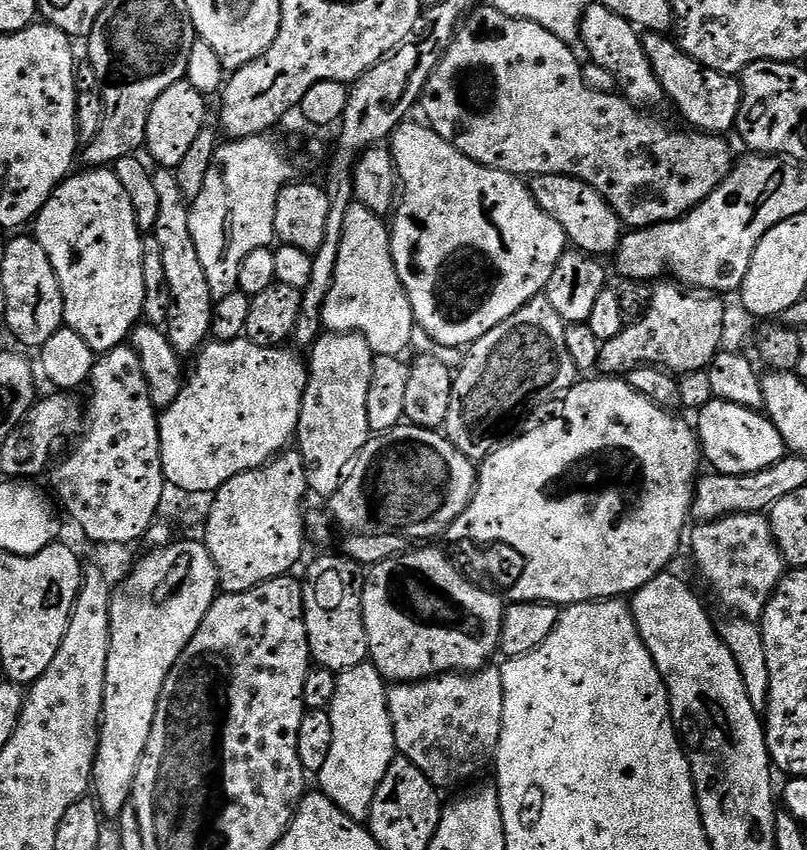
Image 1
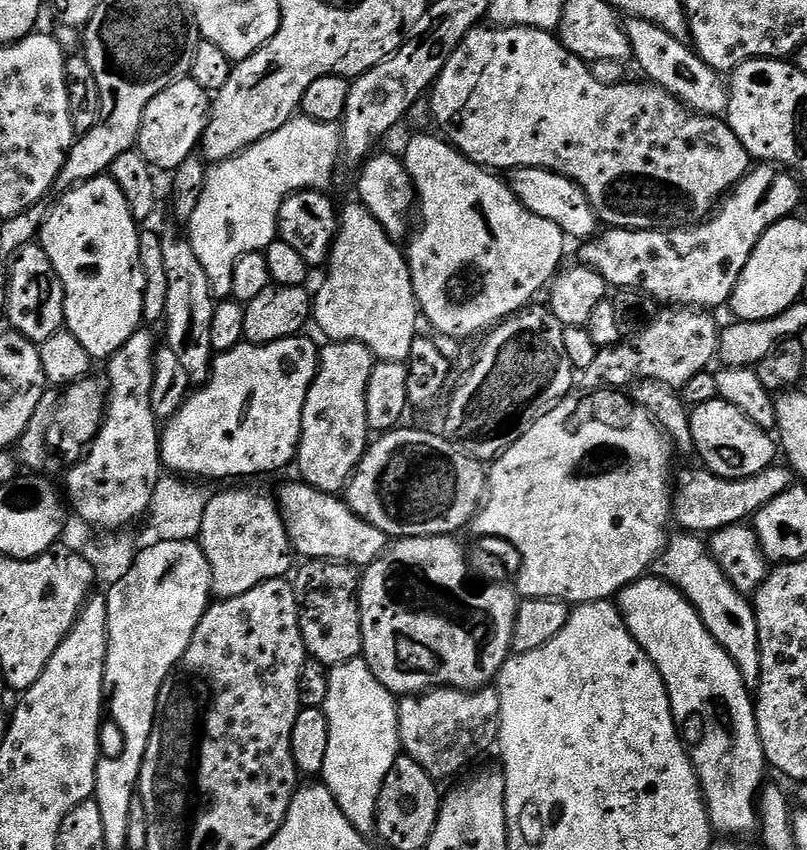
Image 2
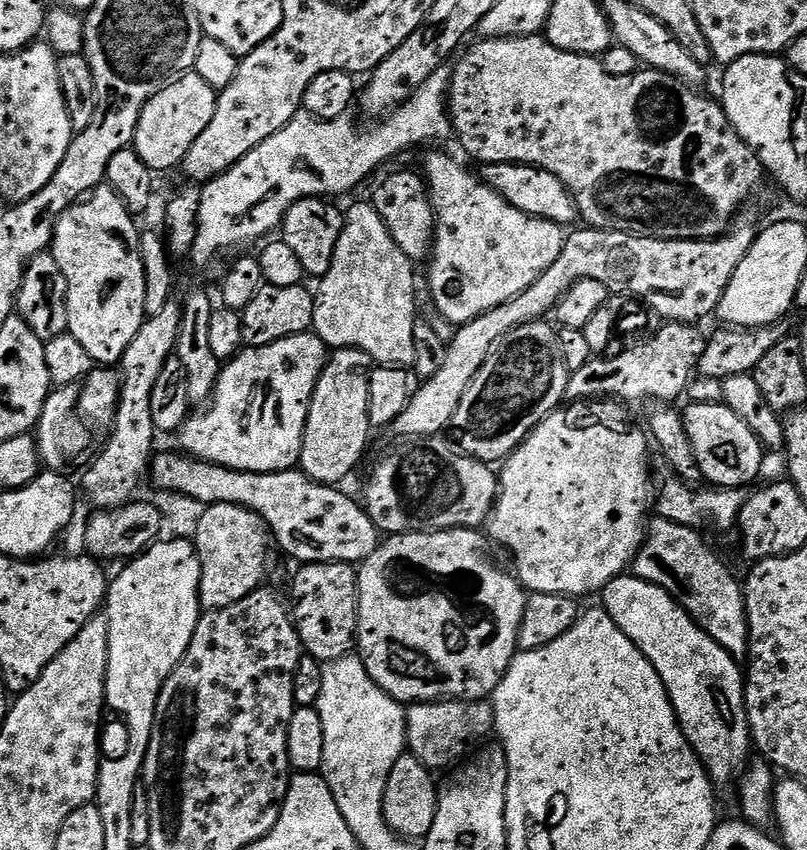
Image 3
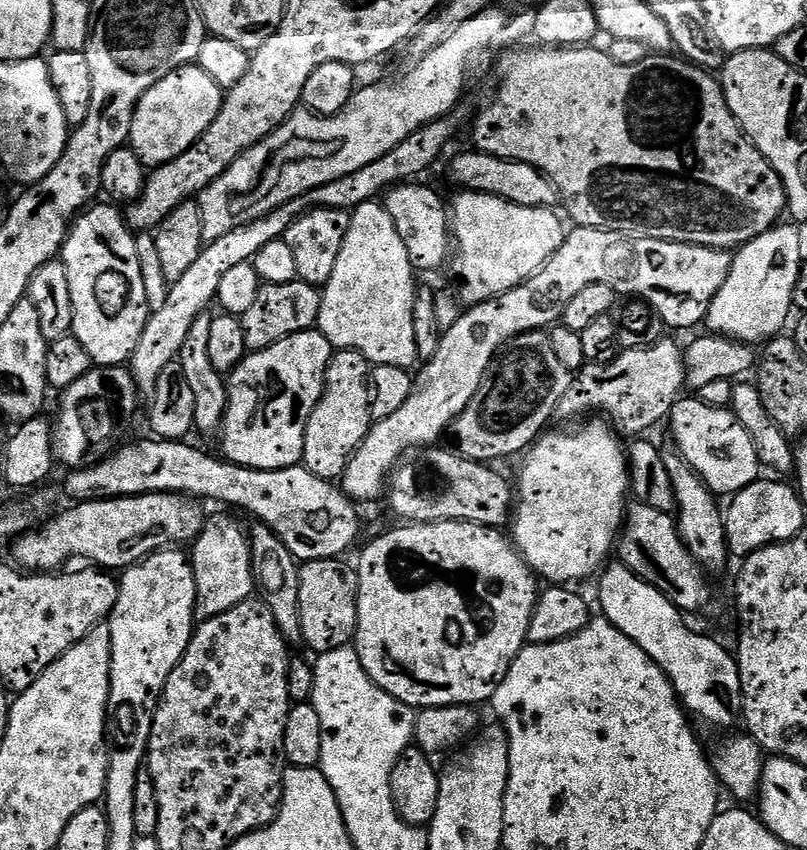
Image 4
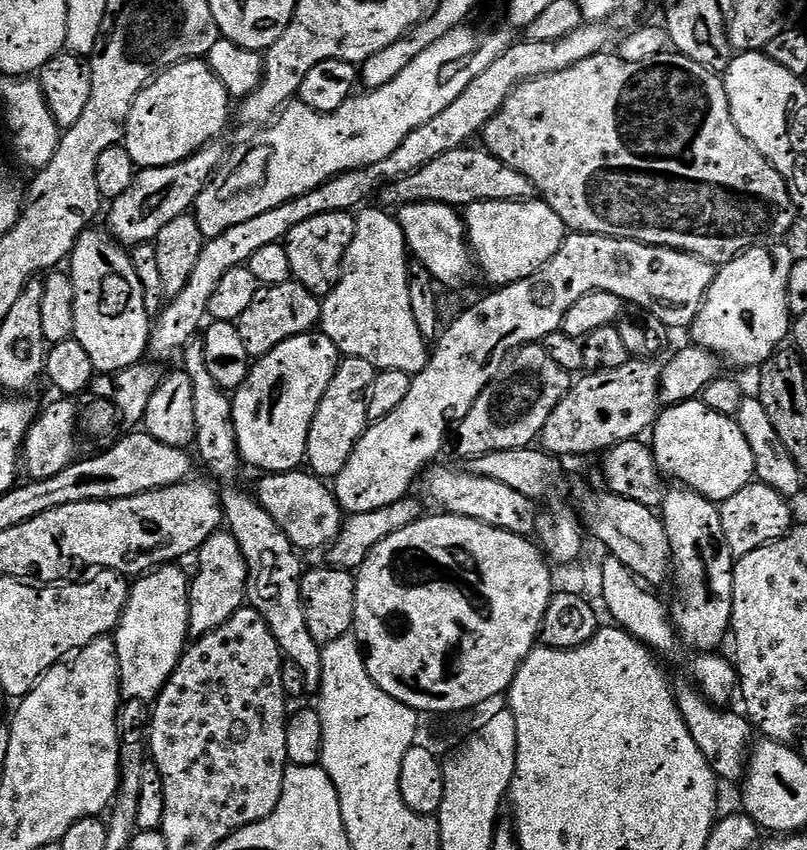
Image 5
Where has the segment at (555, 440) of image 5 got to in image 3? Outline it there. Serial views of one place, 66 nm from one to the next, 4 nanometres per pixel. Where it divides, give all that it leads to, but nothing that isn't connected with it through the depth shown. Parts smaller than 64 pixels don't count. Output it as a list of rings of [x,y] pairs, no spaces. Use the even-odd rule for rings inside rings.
[[[668,322],[650,339],[633,343],[617,356],[608,354],[603,358],[593,358],[582,366],[582,370],[569,375],[567,399],[572,402],[601,398],[615,398],[621,402],[676,402],[679,396],[687,393],[704,353],[706,340],[703,335],[700,337],[698,329],[691,324]]]

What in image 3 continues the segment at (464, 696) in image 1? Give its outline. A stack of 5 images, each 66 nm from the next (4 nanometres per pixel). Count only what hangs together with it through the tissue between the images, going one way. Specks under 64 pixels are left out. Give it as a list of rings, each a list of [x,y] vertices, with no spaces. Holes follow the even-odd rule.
[[[487,699],[437,700],[430,704],[414,704],[406,712],[406,748],[429,770],[451,769],[459,765],[473,749],[483,745],[488,735],[493,735],[495,722],[492,705]]]

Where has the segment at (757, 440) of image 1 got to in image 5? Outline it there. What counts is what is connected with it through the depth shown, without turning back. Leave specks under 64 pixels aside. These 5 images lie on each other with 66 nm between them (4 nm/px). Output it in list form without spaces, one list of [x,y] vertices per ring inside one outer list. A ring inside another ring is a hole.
[[[703,399],[687,400],[681,404],[665,407],[657,416],[651,429],[650,447],[665,477],[682,482],[683,487],[693,488],[708,500],[721,501],[731,498],[742,490],[742,486],[753,483],[756,467],[754,466],[754,450],[750,450],[750,442],[746,442],[746,434],[736,425],[735,419],[726,414],[718,414],[718,410],[710,410]]]

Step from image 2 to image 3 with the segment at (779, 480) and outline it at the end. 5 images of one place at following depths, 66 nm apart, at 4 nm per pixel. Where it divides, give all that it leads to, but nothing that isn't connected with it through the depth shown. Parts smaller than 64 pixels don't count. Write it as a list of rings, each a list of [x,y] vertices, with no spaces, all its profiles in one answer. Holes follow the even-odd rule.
[[[662,458],[657,459],[657,464],[655,461],[650,484],[655,495],[656,492],[660,495],[659,519],[678,522],[682,526],[697,530],[703,529],[703,524],[709,524],[720,532],[726,531],[727,528],[735,529],[742,514],[742,506],[746,506],[750,495],[748,488],[717,488],[715,486],[695,488],[685,482]]]

